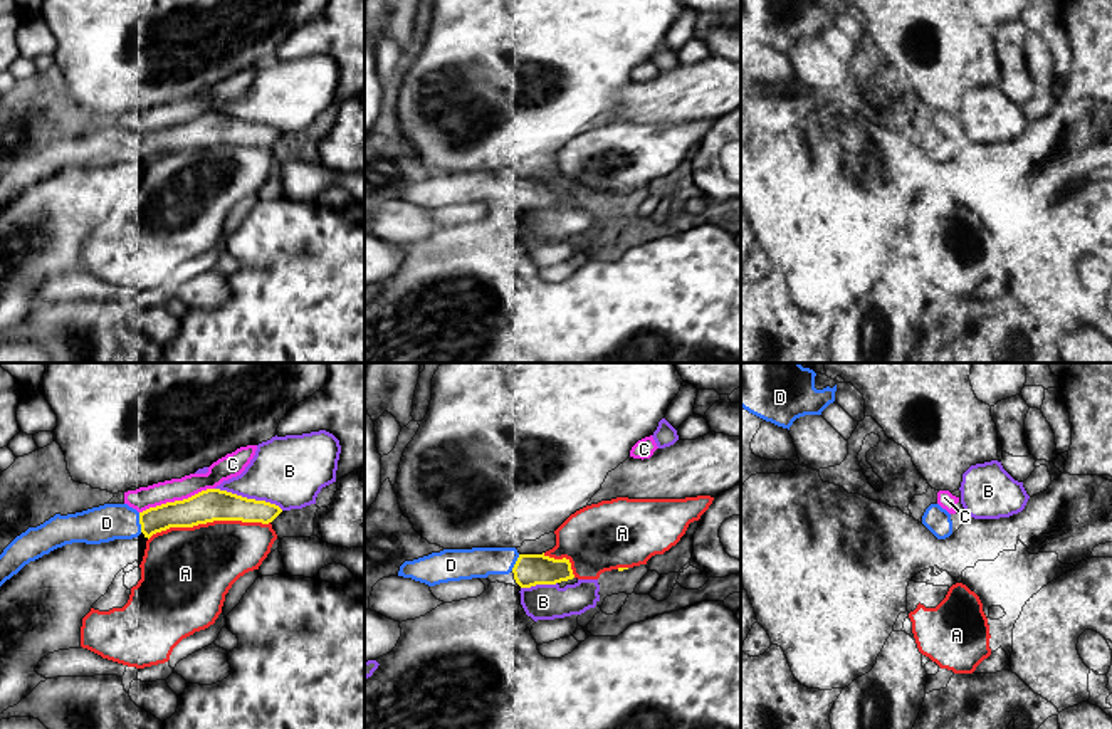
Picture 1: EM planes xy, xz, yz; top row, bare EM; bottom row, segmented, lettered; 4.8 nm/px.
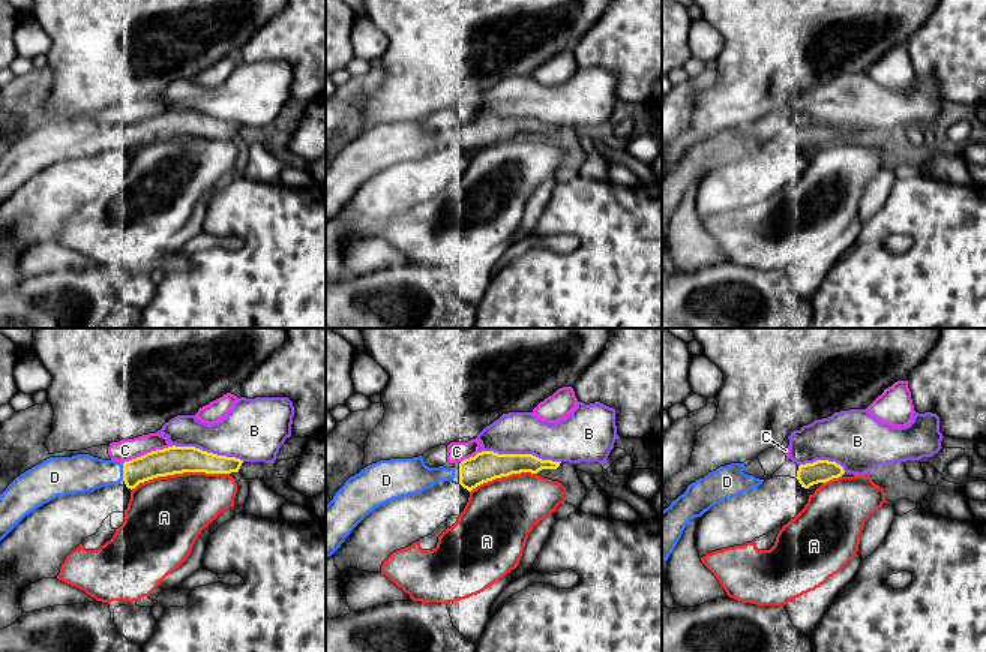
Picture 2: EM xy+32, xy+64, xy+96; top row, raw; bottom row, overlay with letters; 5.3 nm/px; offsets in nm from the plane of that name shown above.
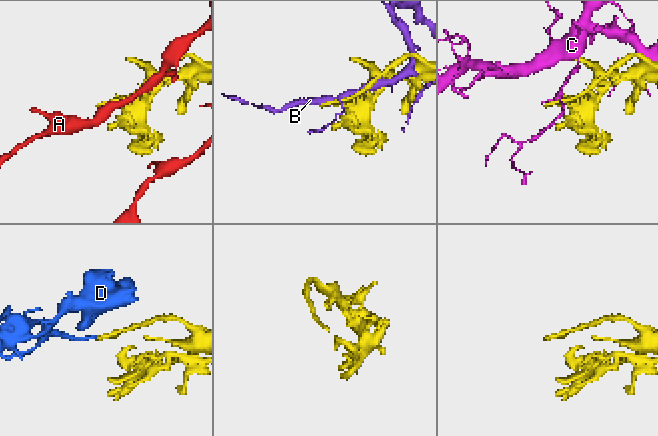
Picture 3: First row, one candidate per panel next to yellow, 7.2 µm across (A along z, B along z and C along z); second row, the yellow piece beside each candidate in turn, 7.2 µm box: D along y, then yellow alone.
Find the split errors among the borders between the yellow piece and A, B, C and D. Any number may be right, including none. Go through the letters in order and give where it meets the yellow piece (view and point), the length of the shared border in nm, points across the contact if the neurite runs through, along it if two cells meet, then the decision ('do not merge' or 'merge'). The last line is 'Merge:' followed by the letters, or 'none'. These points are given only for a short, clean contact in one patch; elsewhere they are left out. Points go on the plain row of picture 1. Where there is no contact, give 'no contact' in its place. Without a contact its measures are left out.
A: meets yellow in xy at (209, 145); contact 600 nm long; do not merge
B: meets yellow in xy at (249, 123); contact 340 nm long; do not merge
C: meets yellow in xy at (177, 125); contact 380 nm long; do not merge
D: meets yellow in xy at (140, 146); contact 100 nm long; merge
Merge: D

